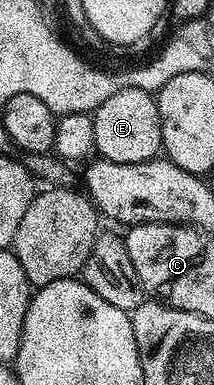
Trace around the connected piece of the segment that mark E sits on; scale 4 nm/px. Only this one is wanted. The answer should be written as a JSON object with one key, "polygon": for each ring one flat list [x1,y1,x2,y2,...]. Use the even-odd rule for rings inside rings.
{"polygon":[[121,88,93,113,97,155,103,160,135,164,155,159,163,151,160,104,151,93,139,88]]}

